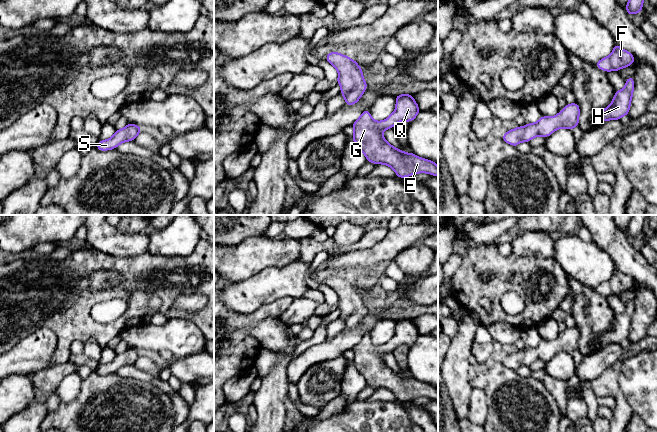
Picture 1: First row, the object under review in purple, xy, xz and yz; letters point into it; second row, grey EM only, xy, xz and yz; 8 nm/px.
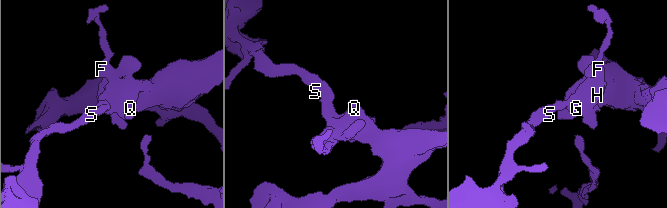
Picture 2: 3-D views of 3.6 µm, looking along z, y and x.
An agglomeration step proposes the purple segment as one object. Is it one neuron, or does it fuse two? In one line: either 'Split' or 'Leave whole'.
Leave whole

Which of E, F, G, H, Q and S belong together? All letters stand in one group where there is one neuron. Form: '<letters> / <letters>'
E F G H Q S

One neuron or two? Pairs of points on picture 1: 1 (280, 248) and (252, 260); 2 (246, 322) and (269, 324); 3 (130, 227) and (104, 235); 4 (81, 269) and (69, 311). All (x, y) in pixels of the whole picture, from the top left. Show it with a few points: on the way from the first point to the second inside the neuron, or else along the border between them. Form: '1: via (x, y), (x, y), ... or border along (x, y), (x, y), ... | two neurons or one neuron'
1: via (273, 252), (259, 253) | one neuron
2: border along (279, 317), (265, 317), (252, 326), (235, 329) | two neurons
3: border along (115, 227), (126, 233), (140, 233) | two neurons
4: via (76, 279), (76, 288), (69, 297), (69, 301) | one neuron

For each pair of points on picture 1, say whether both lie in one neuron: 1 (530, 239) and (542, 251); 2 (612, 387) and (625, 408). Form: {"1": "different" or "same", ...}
{"1": "same", "2": "same"}

